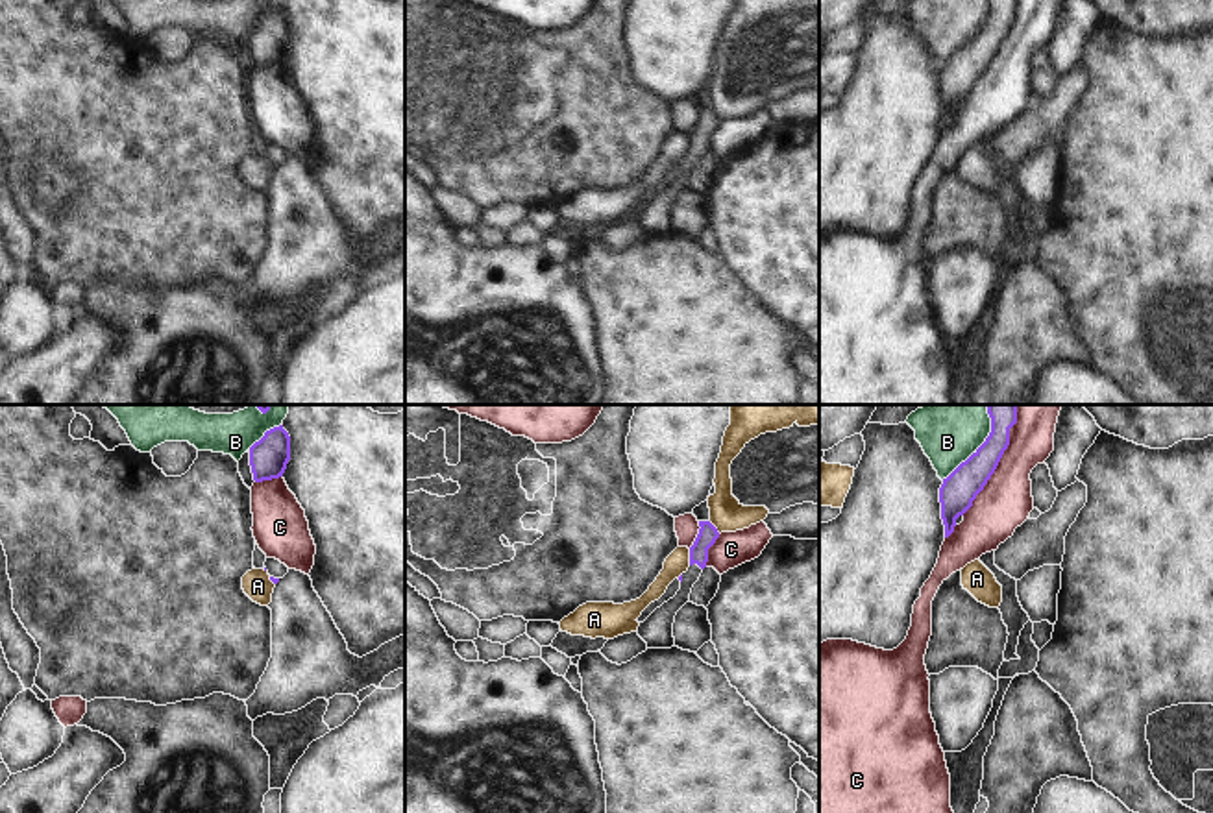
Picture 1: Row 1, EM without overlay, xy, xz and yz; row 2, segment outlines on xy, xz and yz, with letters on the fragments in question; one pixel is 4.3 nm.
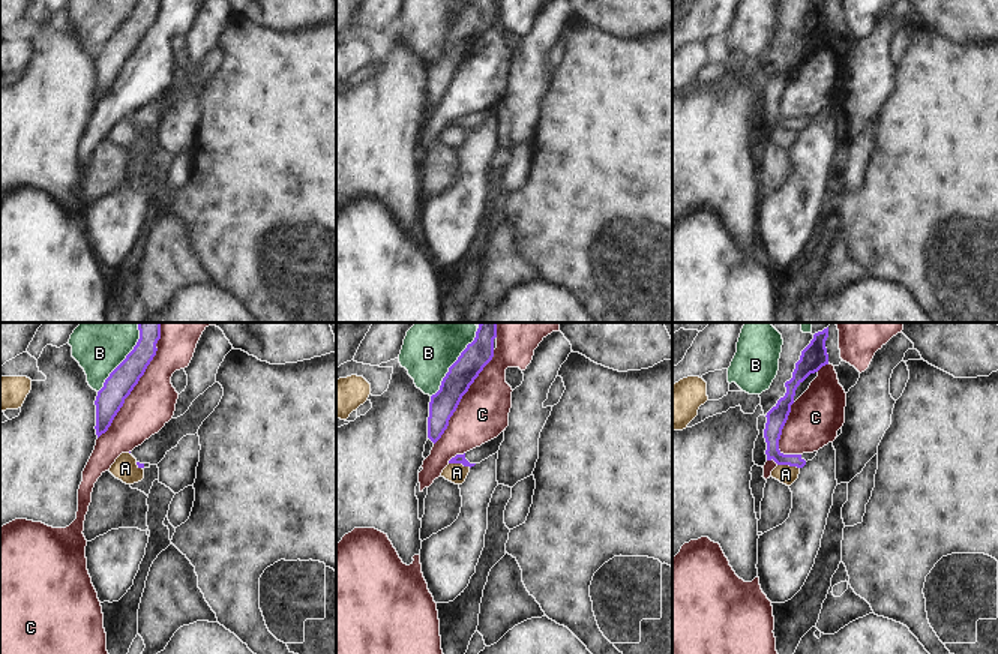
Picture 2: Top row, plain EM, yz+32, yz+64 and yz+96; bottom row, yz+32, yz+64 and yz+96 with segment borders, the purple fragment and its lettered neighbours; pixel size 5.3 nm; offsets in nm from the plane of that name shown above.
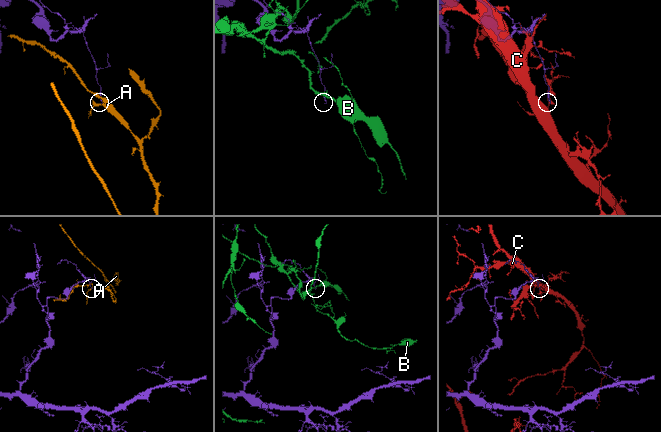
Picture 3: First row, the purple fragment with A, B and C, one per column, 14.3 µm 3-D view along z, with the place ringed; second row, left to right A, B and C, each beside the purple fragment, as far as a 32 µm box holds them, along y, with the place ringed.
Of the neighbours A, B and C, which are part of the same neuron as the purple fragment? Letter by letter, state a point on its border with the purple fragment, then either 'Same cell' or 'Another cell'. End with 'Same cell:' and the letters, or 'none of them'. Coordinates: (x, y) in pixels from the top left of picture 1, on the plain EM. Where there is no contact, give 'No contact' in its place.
A: Touches purple at xz (690, 143). Another cell
B: Touches purple at yz (977, 36). Another cell
C: Touches purple at yz (997, 50). Another cell
Same cell: none of them.

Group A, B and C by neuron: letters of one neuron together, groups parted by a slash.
A / B / C

